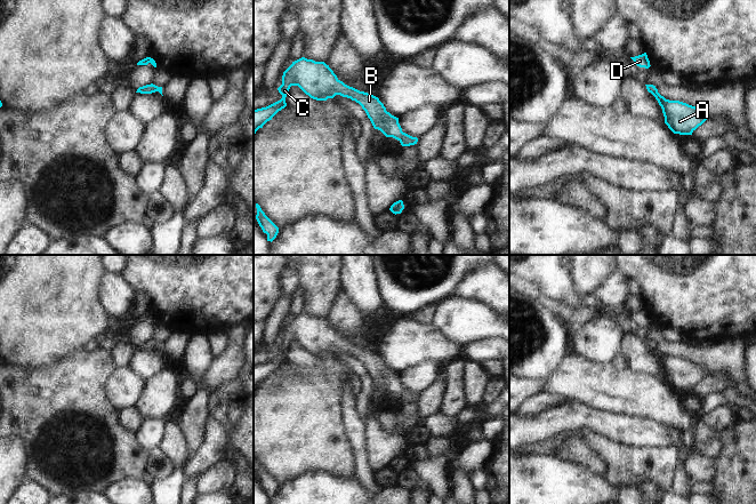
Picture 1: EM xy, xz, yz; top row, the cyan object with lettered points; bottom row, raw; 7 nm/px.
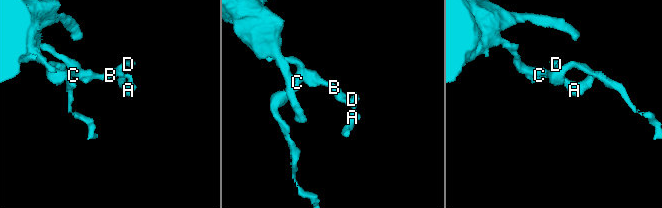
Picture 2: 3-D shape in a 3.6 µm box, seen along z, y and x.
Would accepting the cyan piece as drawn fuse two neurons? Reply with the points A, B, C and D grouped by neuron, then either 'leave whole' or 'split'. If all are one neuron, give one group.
A B C D; leave whole

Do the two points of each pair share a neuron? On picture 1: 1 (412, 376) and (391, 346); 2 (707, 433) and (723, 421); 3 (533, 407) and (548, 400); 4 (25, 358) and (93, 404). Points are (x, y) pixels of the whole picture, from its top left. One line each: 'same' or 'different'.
1: different
2: different
3: same
4: different

